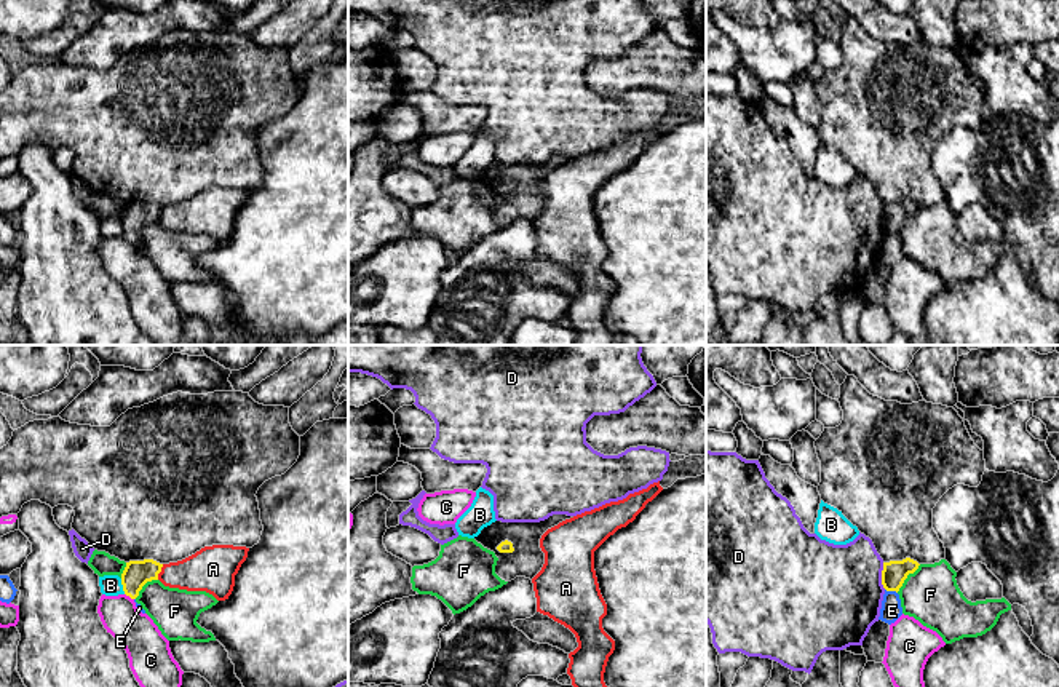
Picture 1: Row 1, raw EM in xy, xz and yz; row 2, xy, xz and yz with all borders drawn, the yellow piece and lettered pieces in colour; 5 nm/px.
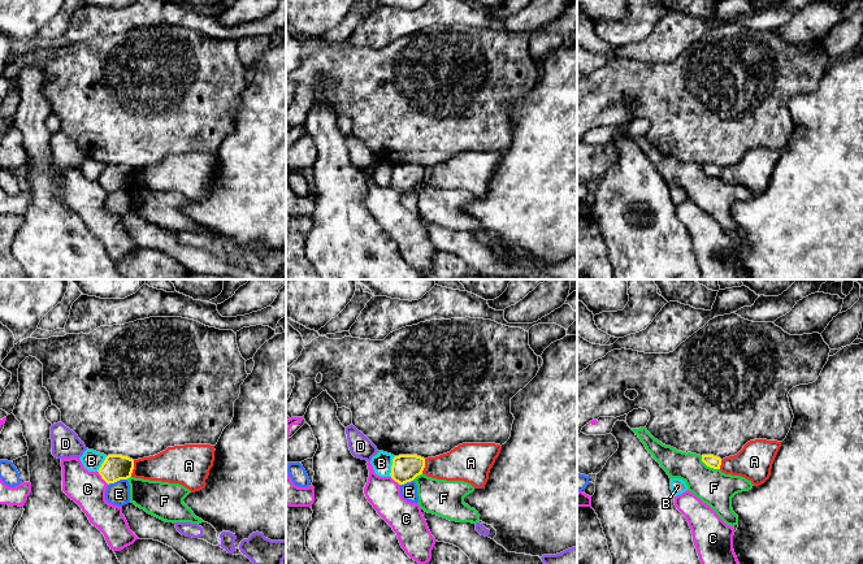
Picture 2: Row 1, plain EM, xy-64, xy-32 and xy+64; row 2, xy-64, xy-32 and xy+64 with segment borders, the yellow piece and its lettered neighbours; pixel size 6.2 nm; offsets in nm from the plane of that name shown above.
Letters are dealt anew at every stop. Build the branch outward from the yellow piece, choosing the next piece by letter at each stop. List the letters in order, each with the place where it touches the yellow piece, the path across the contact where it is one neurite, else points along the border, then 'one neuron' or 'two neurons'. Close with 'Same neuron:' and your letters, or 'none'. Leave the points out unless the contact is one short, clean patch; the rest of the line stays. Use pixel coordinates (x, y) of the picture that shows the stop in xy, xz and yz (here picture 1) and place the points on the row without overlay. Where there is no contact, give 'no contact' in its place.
A: meets yellow in xy at (160, 213); two neurons
B: meets yellow in xy at (123, 229); border along xy (120, 221), (125, 235); two neurons
C: meets yellow in xy at (130, 238); border along xy (125, 235), (133, 242); two neurons
D: meets yellow in yz at (882, 218); border along yz (882, 205), (882, 227), (885, 230); two neurons
E: meets yellow in yz at (892, 232); border along yz (885, 230), (896, 235); two neurons
F: meets yellow in yz at (906, 219); border along yz (920, 206), (896, 234); two neurons
Same neuron: none

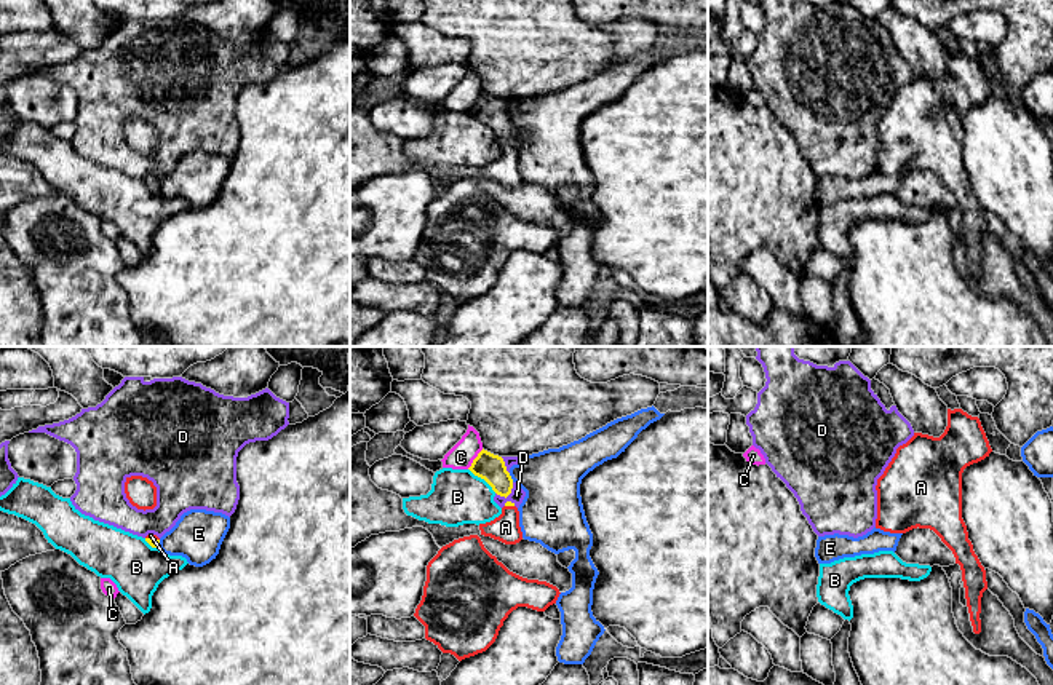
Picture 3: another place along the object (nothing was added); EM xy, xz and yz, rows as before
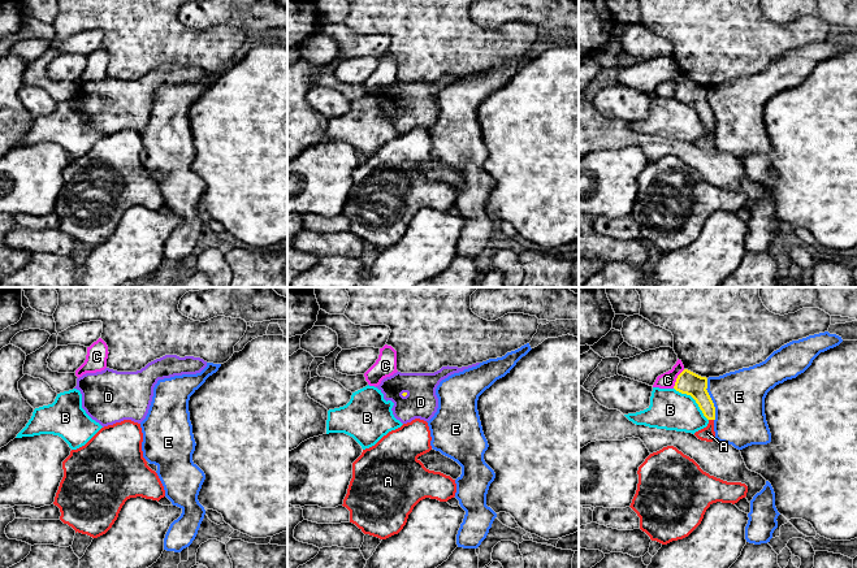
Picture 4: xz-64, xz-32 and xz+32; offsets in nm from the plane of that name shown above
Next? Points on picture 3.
A: meets yellow in xy at (152, 182); runs through xy (155, 186), (152, 182), (150, 178); one neuron
B: meets yellow in xz at (483, 120); border along xz (468, 110), (496, 134); two neurons
C: meets yellow in xz at (475, 101); border along xz (483, 91), (467, 110); two neurons
D: meets yellow in xz at (510, 134); border along xz (513, 125), (504, 147); two neurons
E: meets yellow in xz at (510, 120); two neurons
Same neuron: A

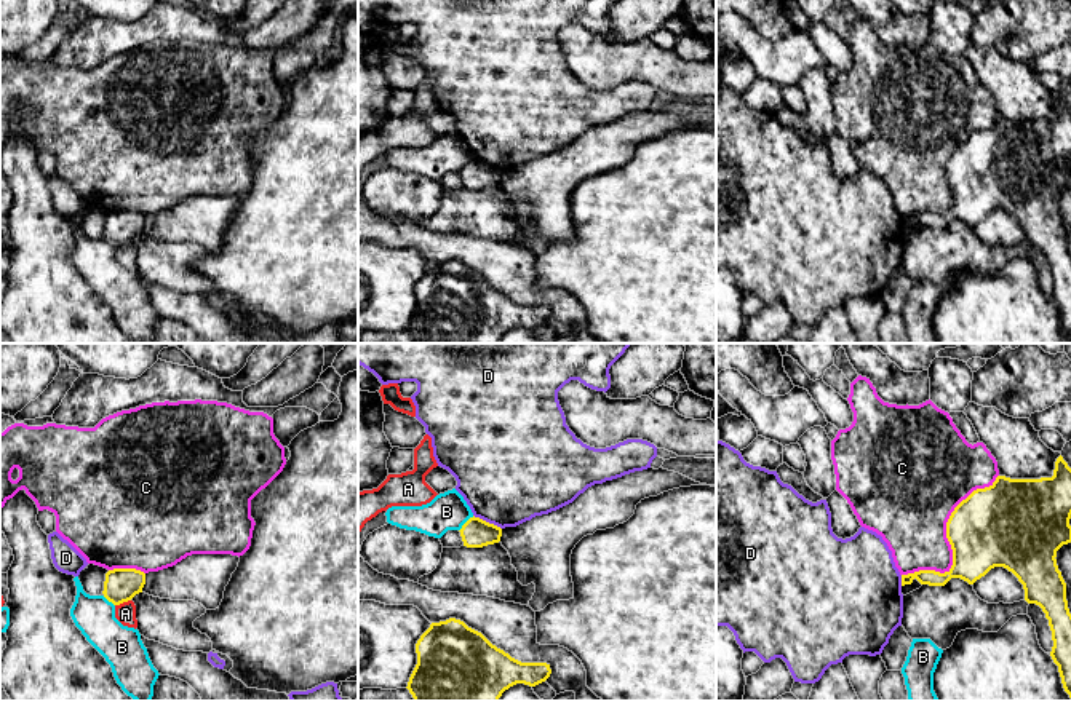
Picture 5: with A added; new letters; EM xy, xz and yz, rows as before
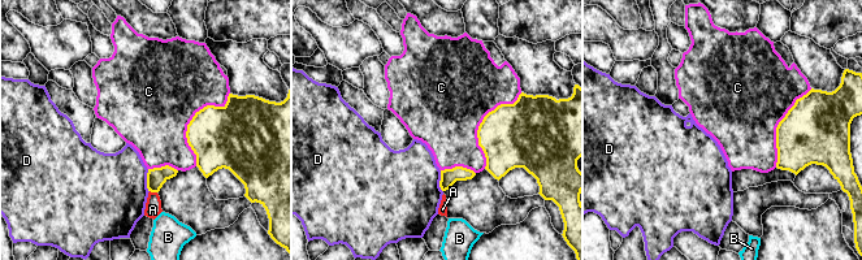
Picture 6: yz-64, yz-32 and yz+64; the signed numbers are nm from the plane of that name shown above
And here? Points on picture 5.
A: meets yellow in xy at (122, 245); border along xy (130, 241), (115, 248); two neurons
B: meets yellow in xz at (465, 165); border along xz (473, 158), (459, 173); two neurons
C: meets yellow in yz at (948, 182); two neurons
D: meets yellow in xz at (488, 165); two neurons
Same neuron: none

